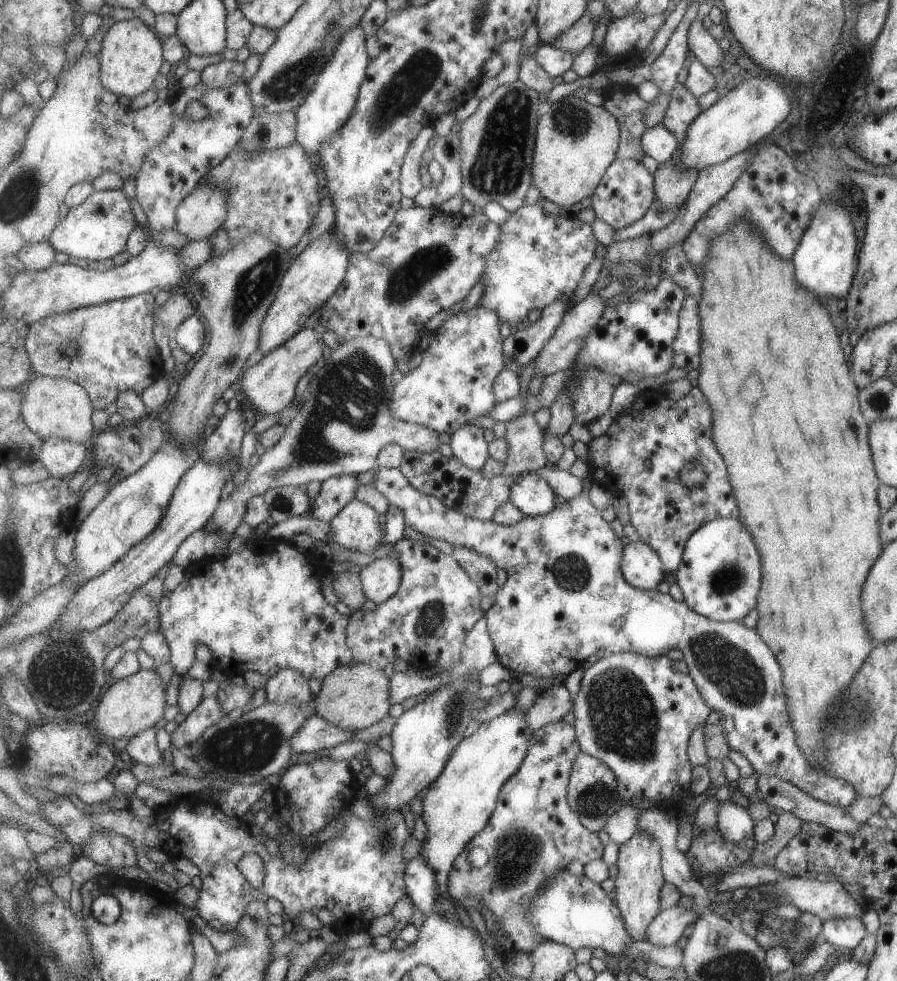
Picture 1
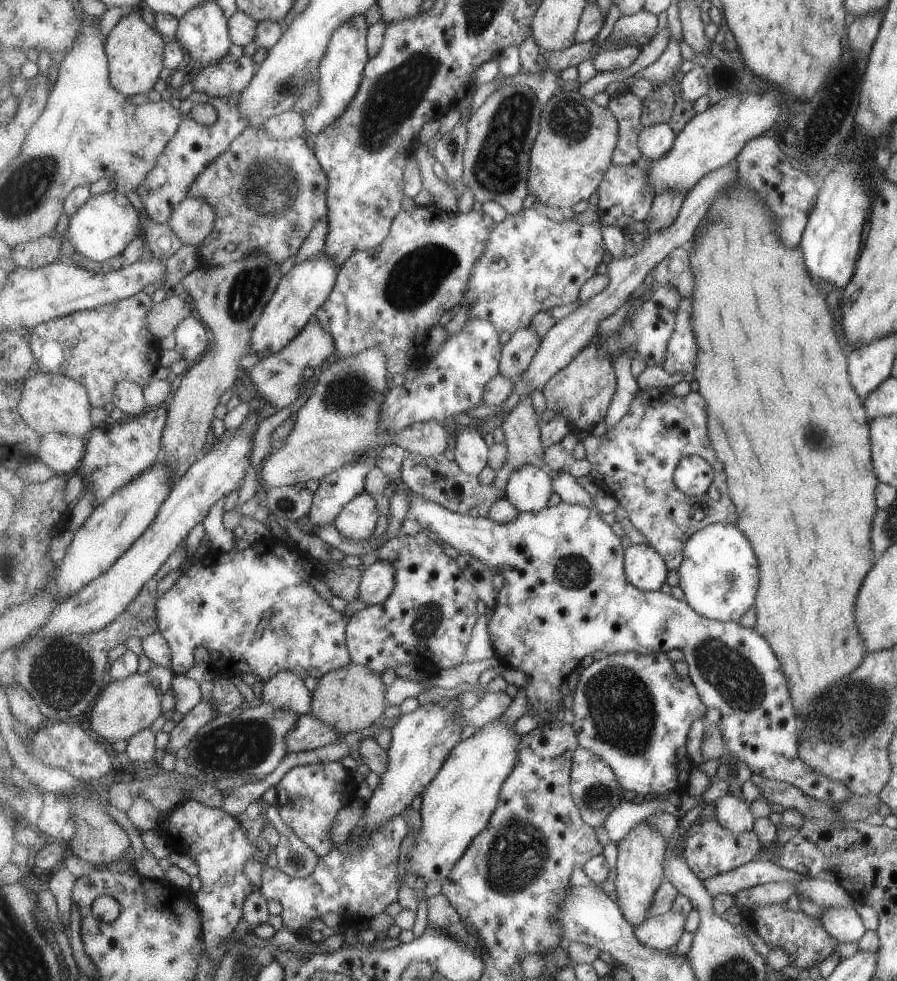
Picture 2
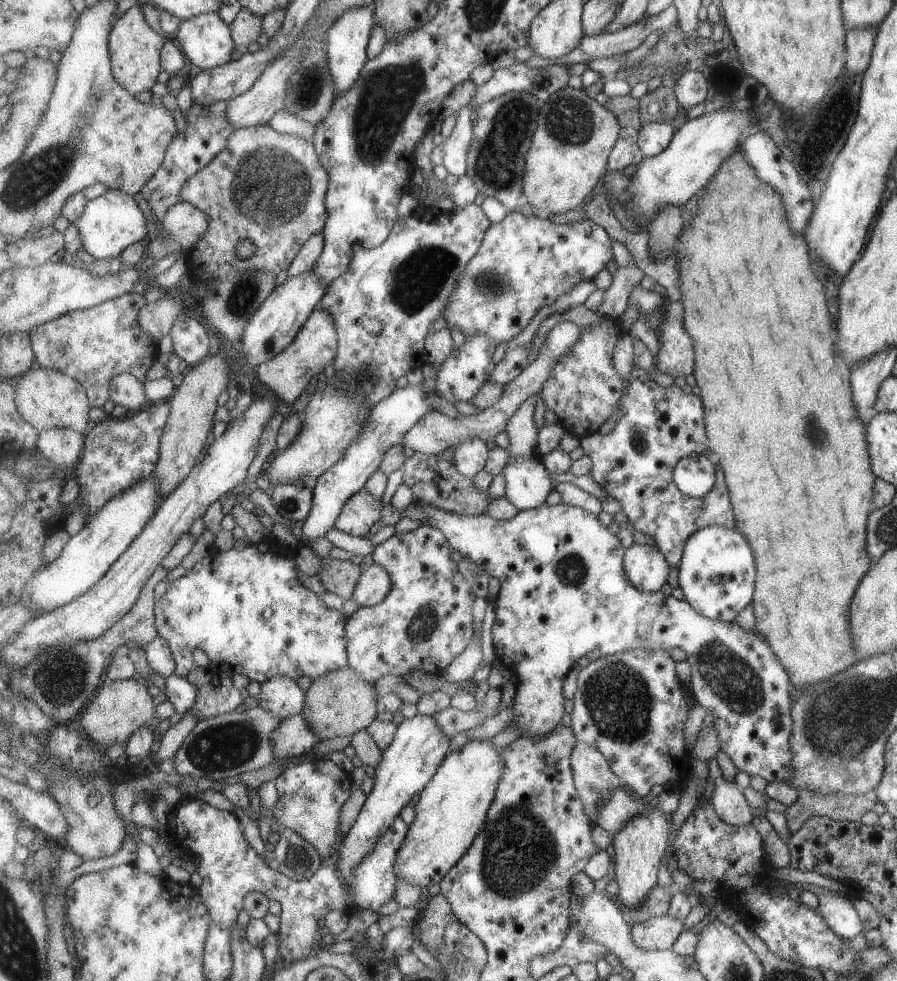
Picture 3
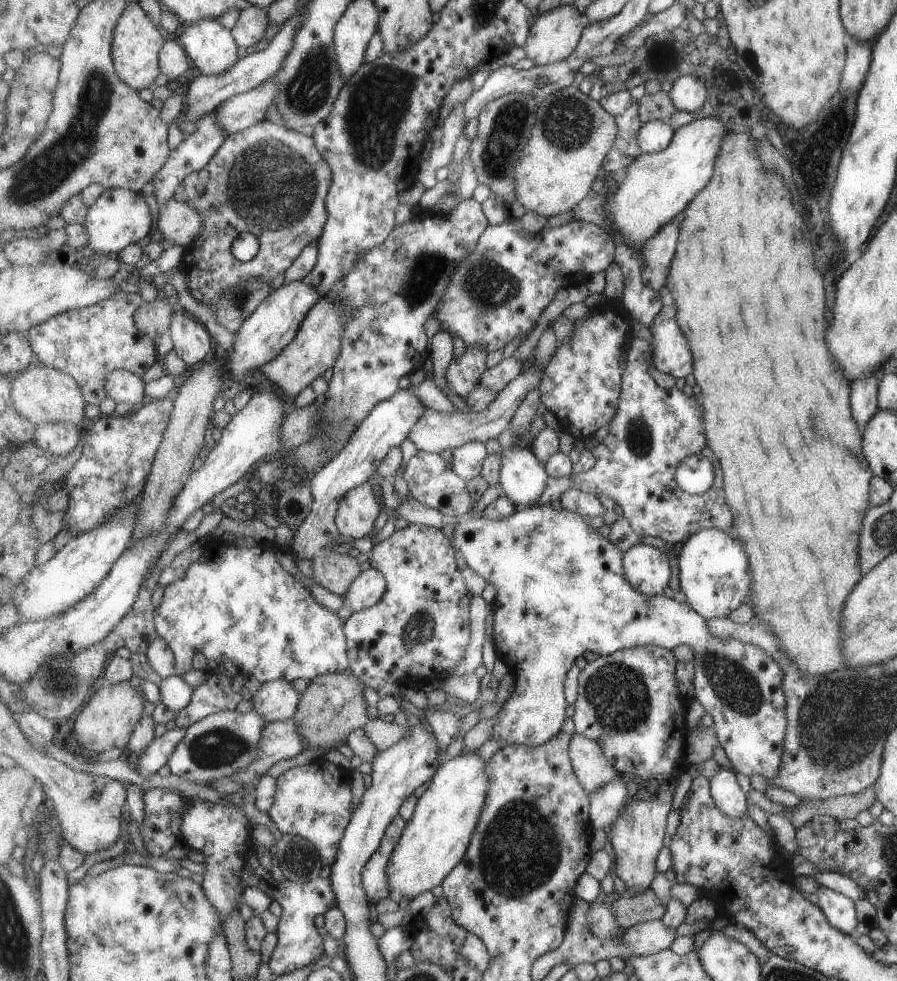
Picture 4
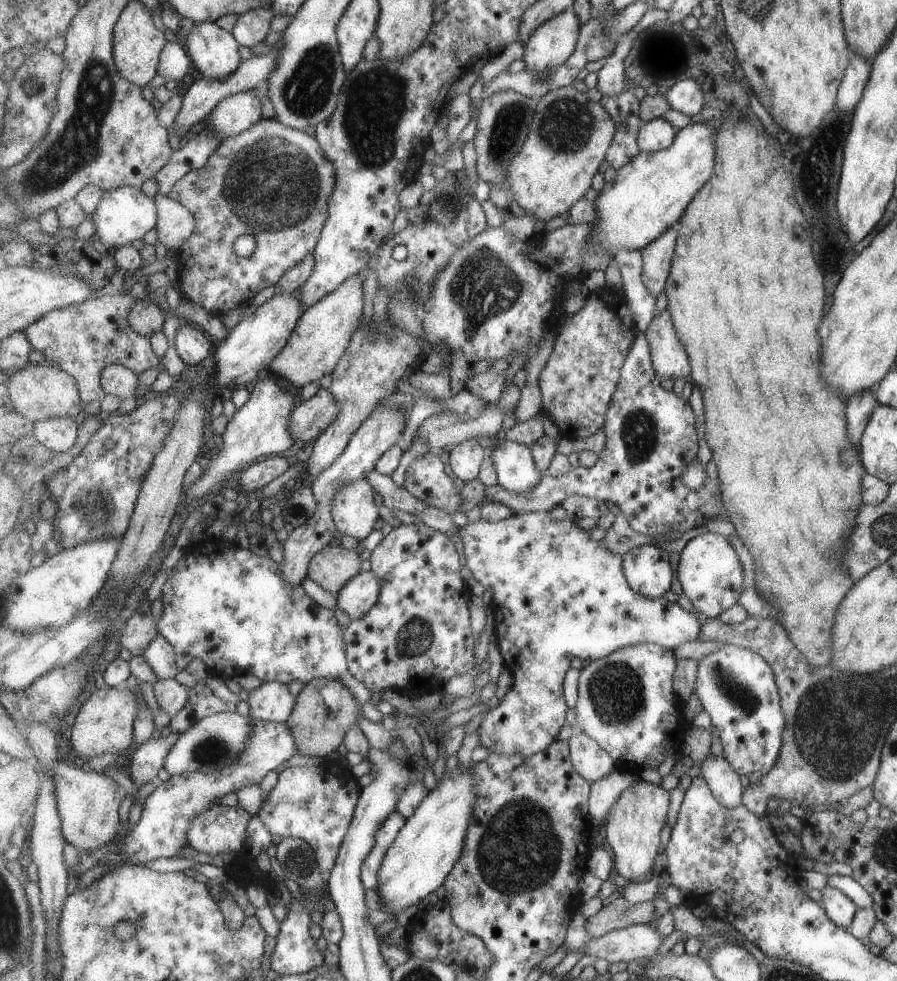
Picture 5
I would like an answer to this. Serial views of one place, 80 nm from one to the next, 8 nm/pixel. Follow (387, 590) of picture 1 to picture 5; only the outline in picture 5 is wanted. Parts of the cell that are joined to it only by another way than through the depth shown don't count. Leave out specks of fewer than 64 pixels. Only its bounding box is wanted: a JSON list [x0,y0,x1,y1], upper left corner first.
[335,569,383,620]

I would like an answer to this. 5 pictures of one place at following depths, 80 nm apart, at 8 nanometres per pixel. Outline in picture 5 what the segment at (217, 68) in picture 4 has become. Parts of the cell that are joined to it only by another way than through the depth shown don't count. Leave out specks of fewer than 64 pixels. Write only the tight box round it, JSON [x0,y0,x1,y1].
[184,22,243,79]

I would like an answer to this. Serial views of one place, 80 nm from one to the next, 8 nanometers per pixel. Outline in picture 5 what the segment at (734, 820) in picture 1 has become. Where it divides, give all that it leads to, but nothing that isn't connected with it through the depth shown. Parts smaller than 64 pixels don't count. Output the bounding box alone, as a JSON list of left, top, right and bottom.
[700,755,743,808]

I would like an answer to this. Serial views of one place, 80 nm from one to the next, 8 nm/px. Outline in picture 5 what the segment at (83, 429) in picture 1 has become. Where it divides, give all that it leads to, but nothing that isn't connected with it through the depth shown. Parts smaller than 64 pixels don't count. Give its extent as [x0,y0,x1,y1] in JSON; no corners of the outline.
[8,363,84,421]

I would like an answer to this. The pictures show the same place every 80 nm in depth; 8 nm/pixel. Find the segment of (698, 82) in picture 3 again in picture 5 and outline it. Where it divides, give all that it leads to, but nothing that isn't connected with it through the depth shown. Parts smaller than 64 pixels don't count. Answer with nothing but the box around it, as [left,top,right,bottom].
[666,78,705,116]

